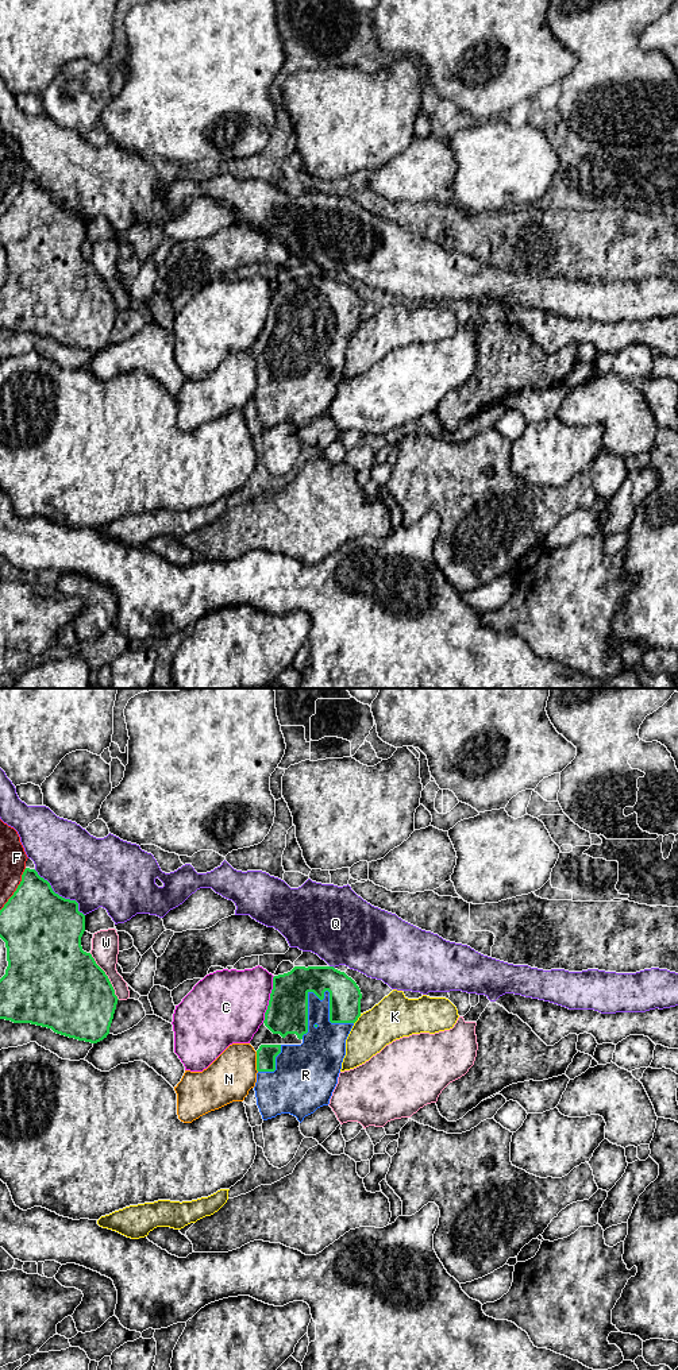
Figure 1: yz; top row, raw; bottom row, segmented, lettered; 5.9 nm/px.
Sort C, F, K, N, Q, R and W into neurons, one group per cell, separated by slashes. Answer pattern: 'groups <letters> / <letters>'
groups C / F / K / N / Q / R / W

